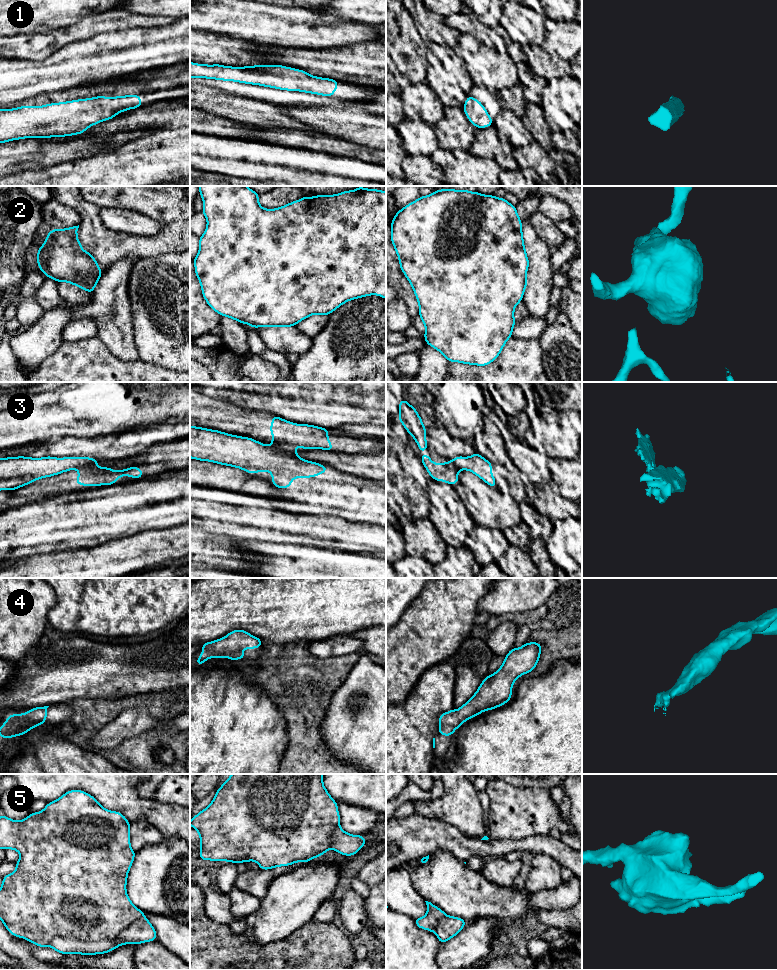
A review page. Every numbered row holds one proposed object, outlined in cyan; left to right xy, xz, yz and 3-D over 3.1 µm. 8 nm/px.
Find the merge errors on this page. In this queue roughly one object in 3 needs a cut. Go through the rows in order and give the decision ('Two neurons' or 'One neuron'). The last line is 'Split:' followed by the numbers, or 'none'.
1: One neuron
2: Two neurons
3: Two neurons
4: One neuron
5: Two neurons
Split: 2, 3, 5

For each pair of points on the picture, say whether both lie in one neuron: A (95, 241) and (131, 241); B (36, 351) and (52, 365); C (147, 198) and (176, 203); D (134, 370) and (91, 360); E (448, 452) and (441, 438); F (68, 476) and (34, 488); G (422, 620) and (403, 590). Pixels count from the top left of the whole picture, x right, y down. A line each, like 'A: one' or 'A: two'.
A: one
B: two
C: one
D: one
E: one
F: one
G: two

